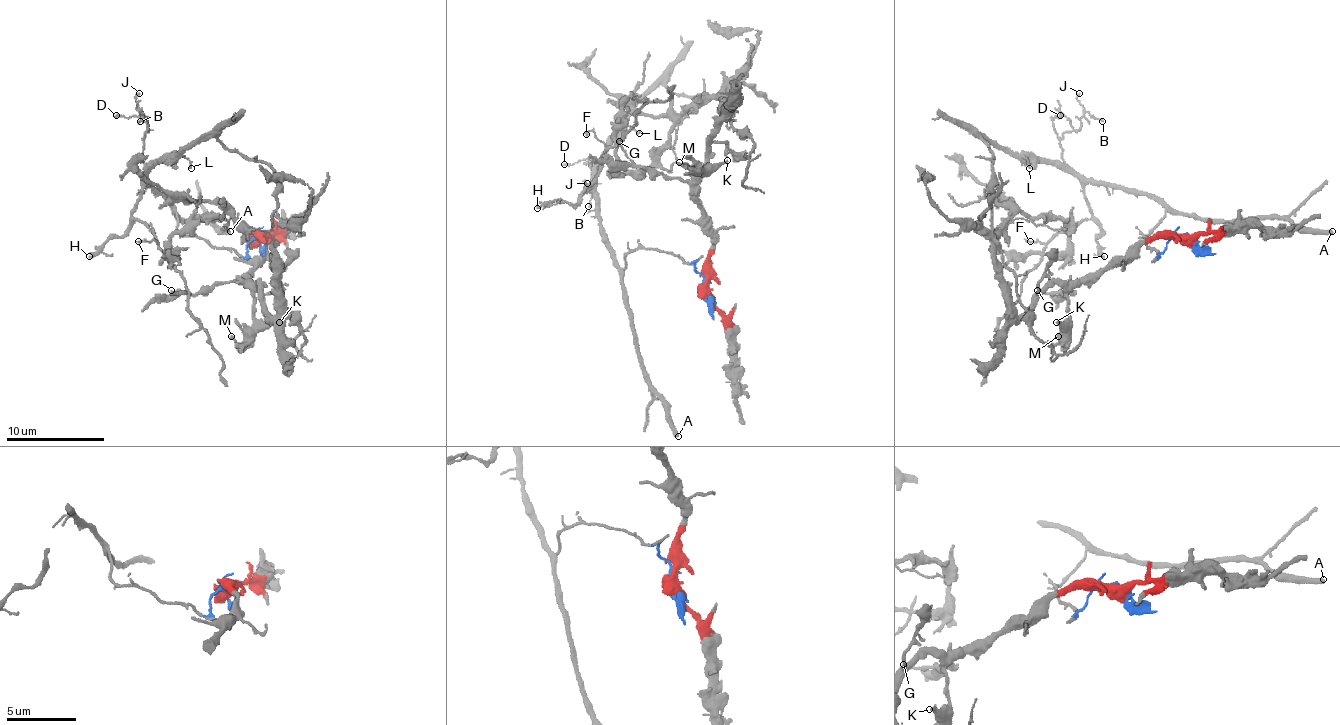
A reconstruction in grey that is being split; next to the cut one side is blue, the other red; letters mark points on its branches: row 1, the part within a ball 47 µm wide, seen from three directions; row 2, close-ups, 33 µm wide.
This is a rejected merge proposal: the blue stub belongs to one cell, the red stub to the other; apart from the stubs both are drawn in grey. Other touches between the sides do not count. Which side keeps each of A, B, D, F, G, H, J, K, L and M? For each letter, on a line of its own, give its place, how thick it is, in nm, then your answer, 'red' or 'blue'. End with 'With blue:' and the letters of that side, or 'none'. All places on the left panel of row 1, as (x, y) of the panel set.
A: place (230, 231); calibre 380 nm; blue
B: place (140, 121); calibre 110 nm; blue
D: place (116, 115); calibre 160 nm; blue
F: place (138, 241); calibre 150 nm; blue
G: place (171, 290); calibre 170 nm; red
H: place (89, 256); calibre 240 nm; blue
J: place (139, 93); calibre 130 nm; blue
K: place (279, 322); calibre 240 nm; red
L: place (191, 168); calibre 130 nm; blue
M: place (231, 336); calibre 180 nm; red
With blue: A, B, D, F, H, J, L

